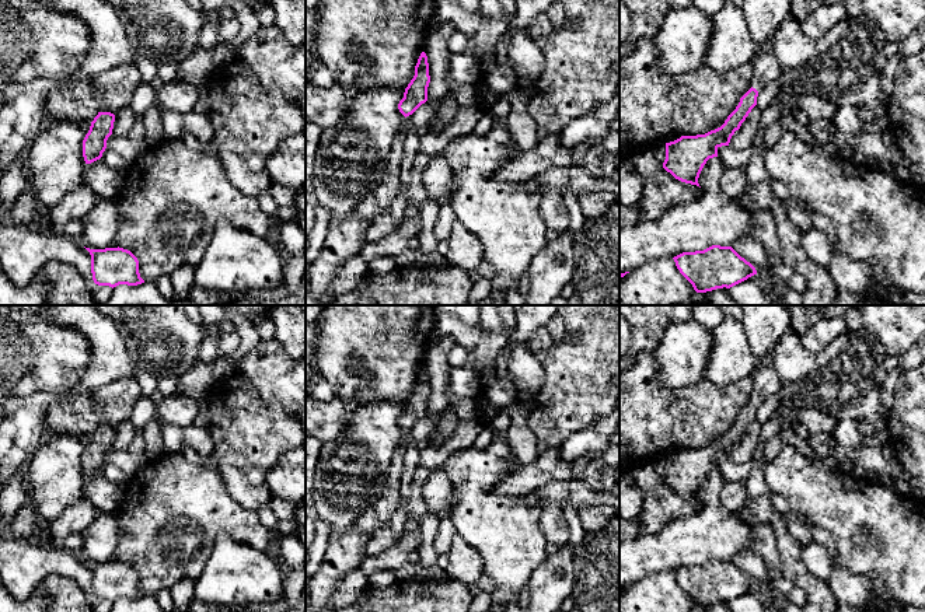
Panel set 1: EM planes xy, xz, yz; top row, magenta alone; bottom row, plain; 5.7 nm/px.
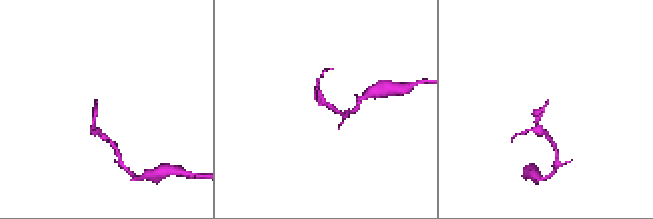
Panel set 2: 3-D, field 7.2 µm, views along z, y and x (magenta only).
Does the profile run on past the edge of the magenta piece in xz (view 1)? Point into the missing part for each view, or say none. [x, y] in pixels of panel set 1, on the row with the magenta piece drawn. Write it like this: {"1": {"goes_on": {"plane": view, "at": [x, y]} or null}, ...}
{"1": {"goes_on": null}}

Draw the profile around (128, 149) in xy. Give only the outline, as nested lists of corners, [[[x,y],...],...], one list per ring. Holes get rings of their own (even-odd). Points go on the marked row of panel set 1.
[[[111,134],[107,140],[107,148],[116,151],[130,164],[150,147],[144,140],[133,141],[128,137],[116,137]]]

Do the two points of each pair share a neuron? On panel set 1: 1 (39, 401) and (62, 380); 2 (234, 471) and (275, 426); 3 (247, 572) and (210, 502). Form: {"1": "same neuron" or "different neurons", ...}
{"1": "different neurons", "2": "same neuron", "3": "different neurons"}

